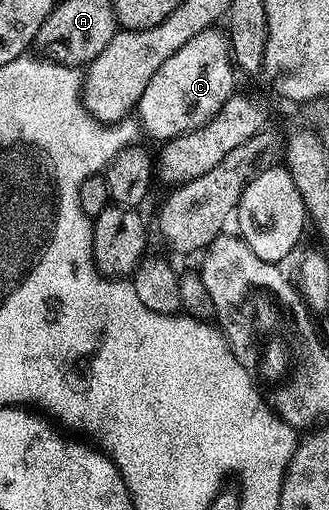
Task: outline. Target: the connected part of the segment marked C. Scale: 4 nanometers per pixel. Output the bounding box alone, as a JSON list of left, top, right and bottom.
[138,26,238,142]

